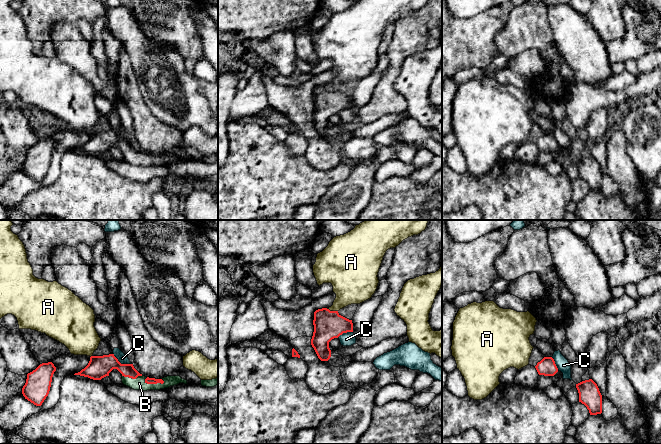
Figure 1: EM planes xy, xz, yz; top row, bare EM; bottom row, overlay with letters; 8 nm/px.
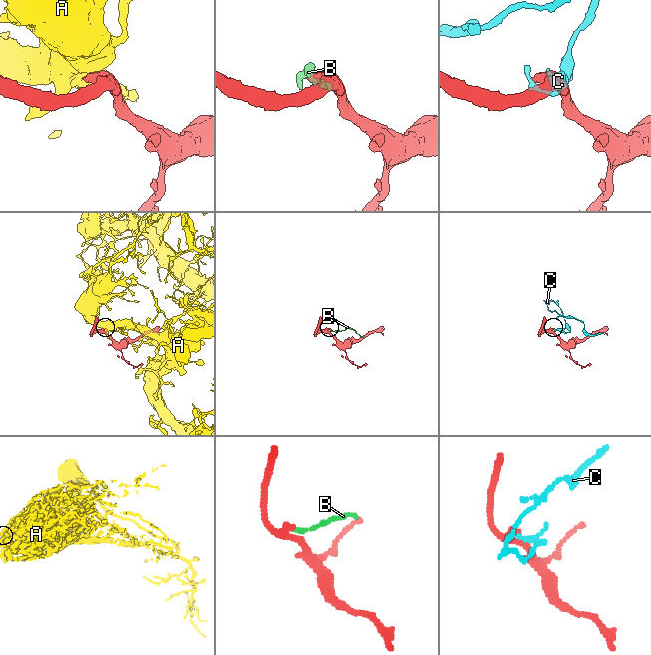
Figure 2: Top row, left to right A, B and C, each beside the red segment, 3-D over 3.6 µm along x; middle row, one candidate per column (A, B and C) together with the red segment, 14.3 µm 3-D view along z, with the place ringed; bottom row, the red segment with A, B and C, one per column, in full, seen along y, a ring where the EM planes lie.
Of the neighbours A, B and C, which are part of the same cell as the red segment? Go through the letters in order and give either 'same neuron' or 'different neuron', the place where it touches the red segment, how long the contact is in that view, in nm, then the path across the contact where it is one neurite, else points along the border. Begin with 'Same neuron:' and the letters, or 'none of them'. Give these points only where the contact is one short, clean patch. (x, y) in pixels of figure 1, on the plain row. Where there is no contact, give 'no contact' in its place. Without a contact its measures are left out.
Same neuron: B
A: different neuron; meets red in xz at (332, 87); contact 100 nm long
B: same neuron; meets red in xy at (154, 159); contact 170 nm long; runs through xy (148, 156), (154, 159), (139, 159)
C: different neuron; meets red in xy at (120, 139); contact 180 nm long; border along xy (113, 129), (121, 139), (131, 140)

